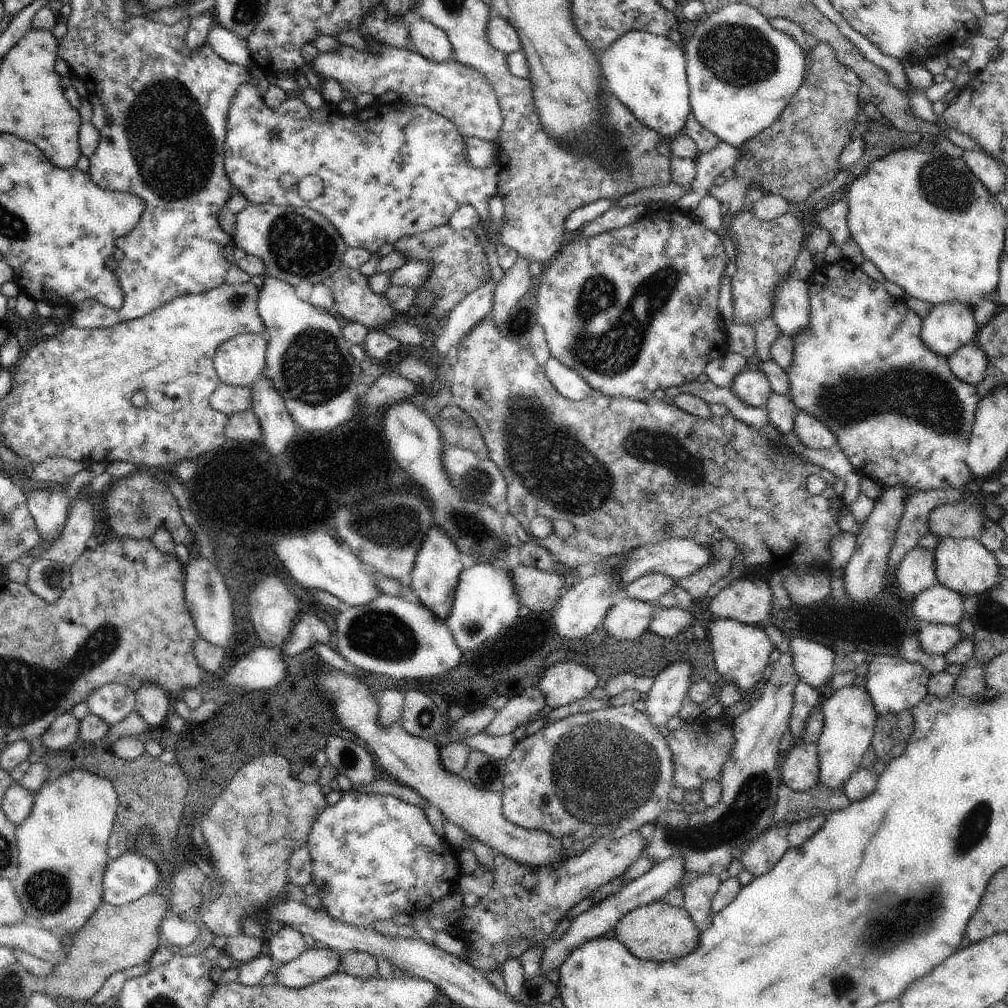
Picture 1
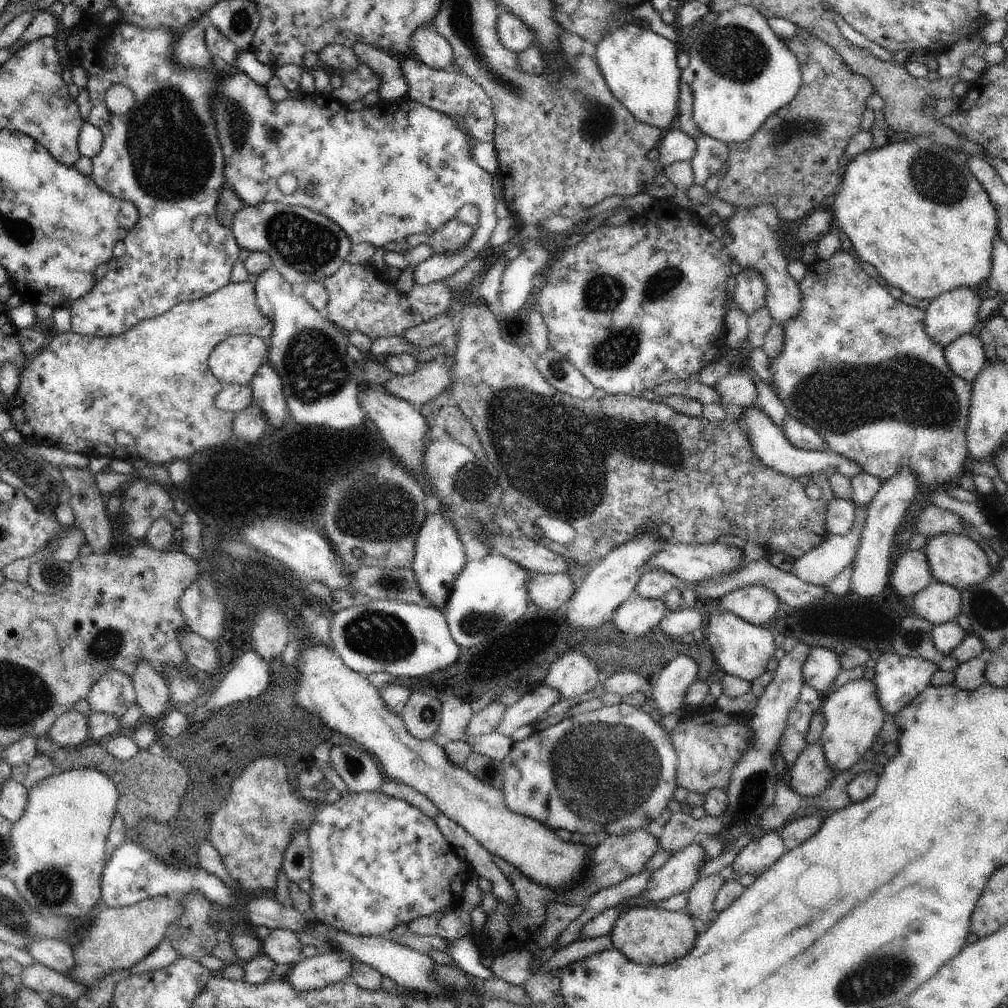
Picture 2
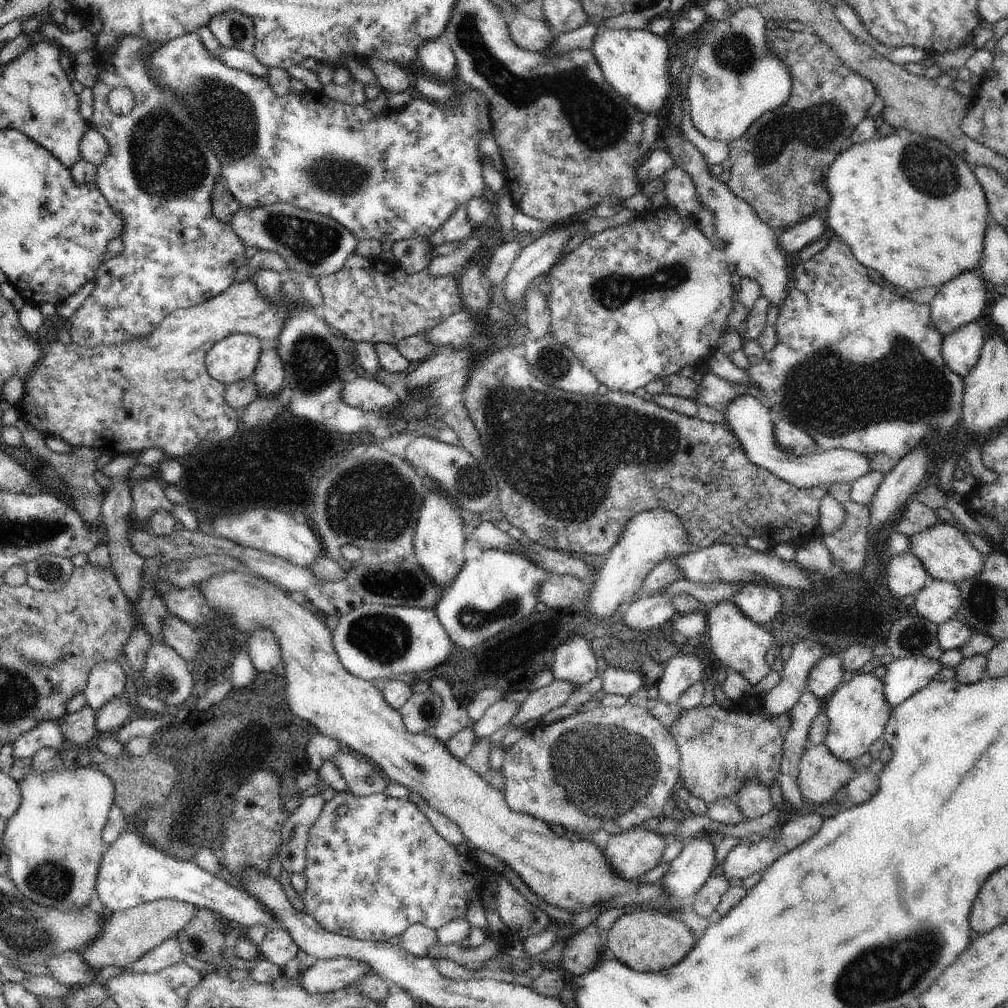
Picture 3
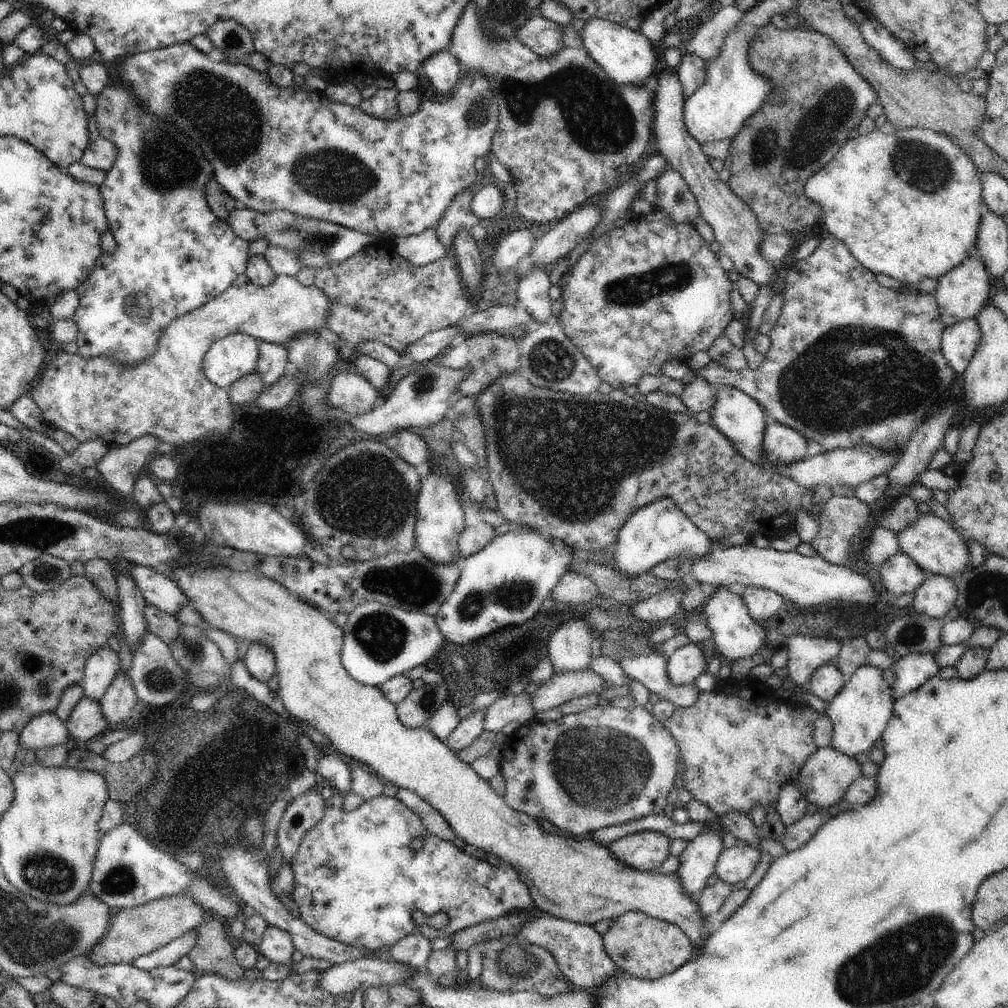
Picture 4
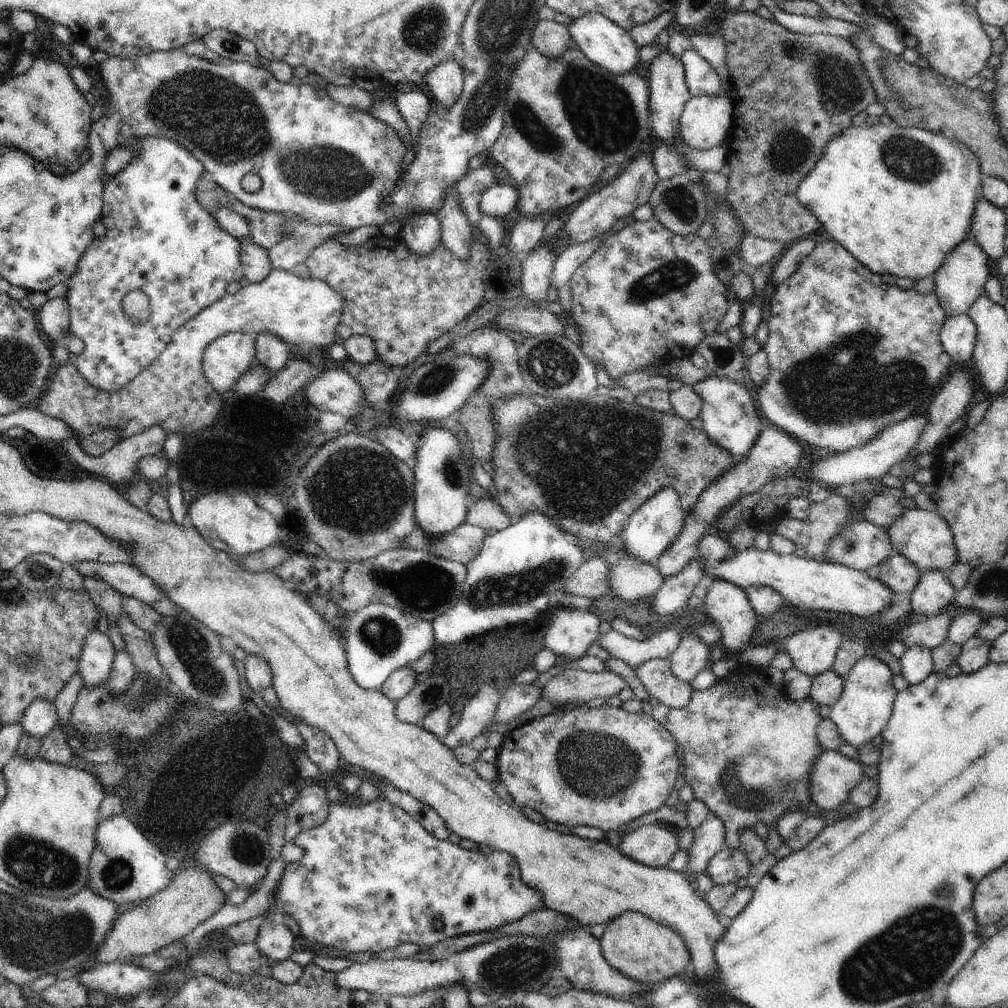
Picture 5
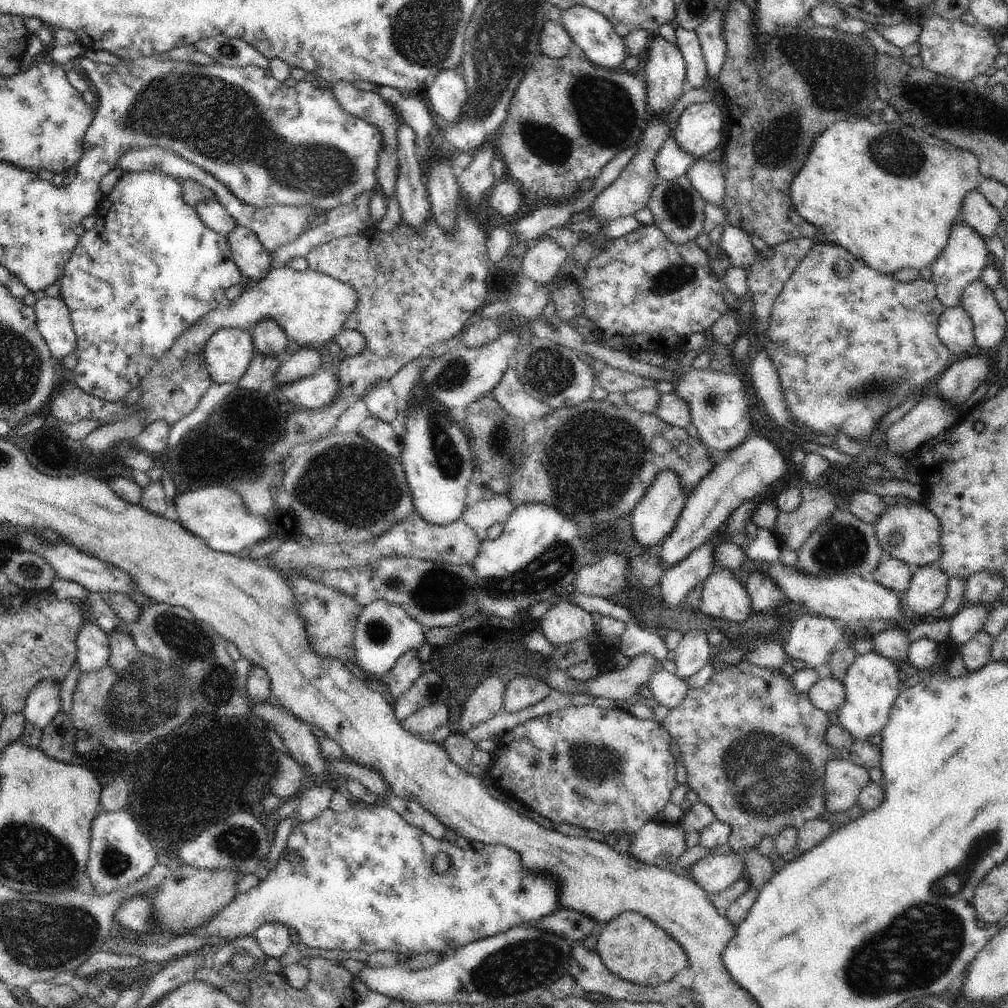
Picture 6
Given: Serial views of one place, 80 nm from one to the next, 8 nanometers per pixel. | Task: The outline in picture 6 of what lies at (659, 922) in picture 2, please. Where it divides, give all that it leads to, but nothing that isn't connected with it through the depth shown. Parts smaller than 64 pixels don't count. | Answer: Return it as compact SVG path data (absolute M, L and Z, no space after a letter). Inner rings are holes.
M624 912L602 926L597 933L598 955L606 968L612 974L620 976L621 980L628 980L641 986L657 986L670 983L678 972L689 966L688 956L680 944L672 936L668 936L660 926L636 912Z

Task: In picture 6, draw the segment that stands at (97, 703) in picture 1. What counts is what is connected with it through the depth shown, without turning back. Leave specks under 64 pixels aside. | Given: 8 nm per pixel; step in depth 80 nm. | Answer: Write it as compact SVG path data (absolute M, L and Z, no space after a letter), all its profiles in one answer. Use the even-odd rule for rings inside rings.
M94 620L80 627L76 639L77 661L81 672L99 671L110 656L109 634Z

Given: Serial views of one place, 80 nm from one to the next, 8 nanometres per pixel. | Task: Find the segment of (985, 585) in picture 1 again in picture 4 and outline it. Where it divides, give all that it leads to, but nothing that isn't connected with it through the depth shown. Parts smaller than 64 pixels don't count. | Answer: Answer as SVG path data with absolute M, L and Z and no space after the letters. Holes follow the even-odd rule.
M922 513L910 526L897 534L900 552L913 558L927 575L944 575L952 579L963 572L968 564L968 547L961 534L946 521L934 513Z

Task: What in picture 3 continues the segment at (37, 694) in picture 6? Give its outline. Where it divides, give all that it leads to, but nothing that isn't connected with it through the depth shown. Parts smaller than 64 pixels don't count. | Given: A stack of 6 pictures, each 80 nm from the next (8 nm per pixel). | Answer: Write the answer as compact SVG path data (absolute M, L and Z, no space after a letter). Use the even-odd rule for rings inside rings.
M48 719L39 722L34 728L23 732L13 742L13 758L32 758L44 747L54 747L60 750L63 740L63 730L58 720Z

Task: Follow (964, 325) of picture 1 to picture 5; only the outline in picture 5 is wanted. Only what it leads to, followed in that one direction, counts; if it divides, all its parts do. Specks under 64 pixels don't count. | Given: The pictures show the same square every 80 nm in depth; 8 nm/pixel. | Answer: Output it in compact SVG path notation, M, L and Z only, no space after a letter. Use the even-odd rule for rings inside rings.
M971 236L966 237L947 254L940 268L937 268L936 272L932 274L936 284L934 292L946 318L966 313L977 296L984 293L984 285L989 277L988 258L984 249Z

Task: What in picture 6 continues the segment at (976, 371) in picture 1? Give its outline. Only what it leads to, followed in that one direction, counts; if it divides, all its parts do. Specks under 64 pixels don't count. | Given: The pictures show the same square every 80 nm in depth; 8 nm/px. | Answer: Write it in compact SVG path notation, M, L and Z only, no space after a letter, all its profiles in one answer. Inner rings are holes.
M962 306L944 310L939 319L937 334L954 359L968 357L976 351L976 336L972 318Z

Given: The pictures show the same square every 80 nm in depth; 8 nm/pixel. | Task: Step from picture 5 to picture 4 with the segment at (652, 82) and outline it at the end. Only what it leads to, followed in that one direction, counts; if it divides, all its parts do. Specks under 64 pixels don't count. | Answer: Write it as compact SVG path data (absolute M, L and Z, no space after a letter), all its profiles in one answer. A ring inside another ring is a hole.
M662 69L655 79L655 100L653 133L658 142L658 153L665 157L671 168L678 171L688 183L690 190L696 196L704 220L713 228L714 238L719 242L720 252L733 262L738 274L746 275L750 280L762 284L769 284L774 276L774 267L767 260L761 258L758 243L762 235L756 215L750 207L736 196L730 187L724 184L719 174L710 166L709 158L698 144L688 134L684 122L685 94L684 87L676 69Z

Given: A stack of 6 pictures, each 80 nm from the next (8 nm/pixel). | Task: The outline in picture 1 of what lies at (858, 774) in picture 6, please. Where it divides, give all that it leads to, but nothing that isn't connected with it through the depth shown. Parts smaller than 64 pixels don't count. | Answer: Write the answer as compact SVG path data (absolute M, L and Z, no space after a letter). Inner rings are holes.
M802 743L794 747L786 754L784 760L779 760L778 772L780 772L780 781L786 783L796 792L806 792L816 788L820 783L817 743Z

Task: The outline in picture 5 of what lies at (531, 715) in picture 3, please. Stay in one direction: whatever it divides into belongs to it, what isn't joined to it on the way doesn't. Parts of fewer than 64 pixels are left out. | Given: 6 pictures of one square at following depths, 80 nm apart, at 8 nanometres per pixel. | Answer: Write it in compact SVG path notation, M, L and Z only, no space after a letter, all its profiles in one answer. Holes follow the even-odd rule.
M570 668L547 680L541 698L556 704L568 700L585 703L596 697L618 696L626 686L626 680L612 671L589 673Z

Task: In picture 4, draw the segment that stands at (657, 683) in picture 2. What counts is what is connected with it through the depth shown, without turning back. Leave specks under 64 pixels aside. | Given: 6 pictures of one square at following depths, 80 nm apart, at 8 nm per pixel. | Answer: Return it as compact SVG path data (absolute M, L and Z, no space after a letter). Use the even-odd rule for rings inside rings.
M688 641L669 656L665 662L664 673L673 685L686 685L694 683L707 668L702 648L698 643Z

